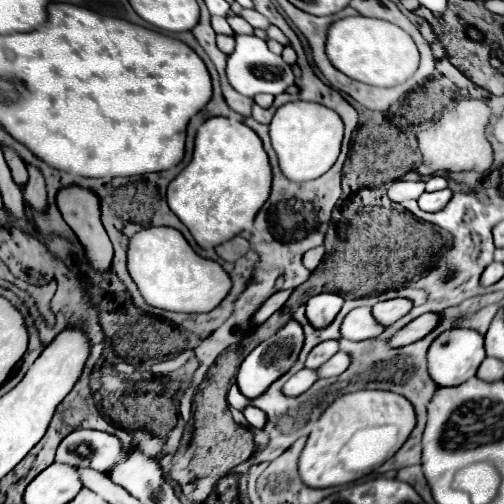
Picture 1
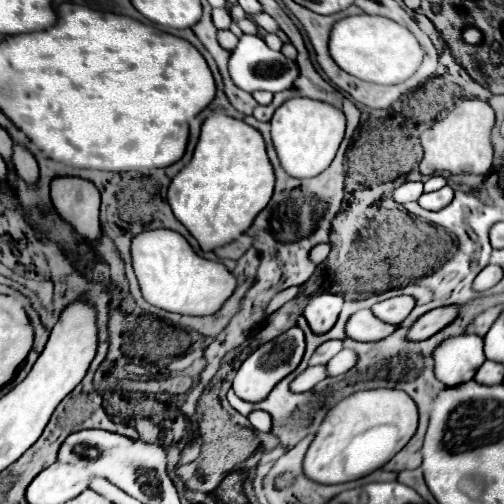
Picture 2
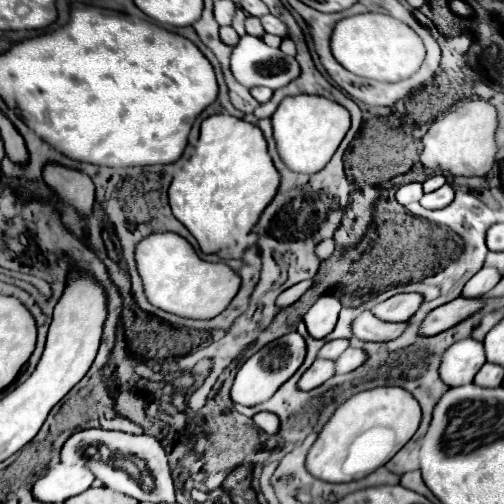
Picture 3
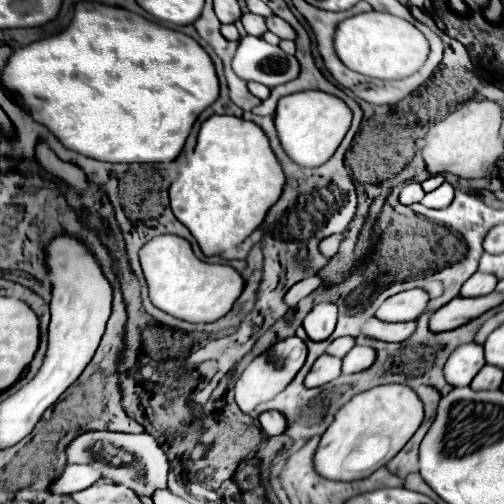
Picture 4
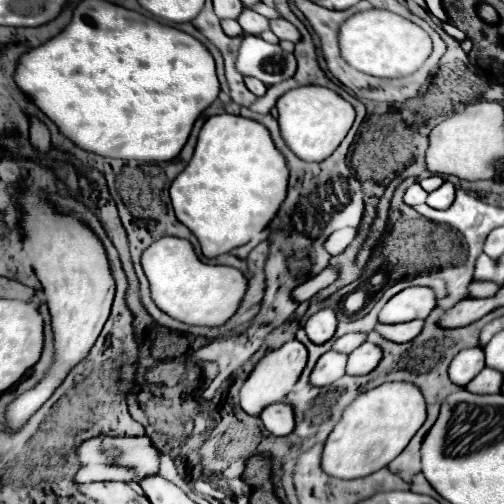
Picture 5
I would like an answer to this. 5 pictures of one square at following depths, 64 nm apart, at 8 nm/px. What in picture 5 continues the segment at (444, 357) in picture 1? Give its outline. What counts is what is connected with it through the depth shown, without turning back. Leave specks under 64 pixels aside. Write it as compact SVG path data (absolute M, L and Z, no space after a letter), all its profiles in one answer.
M480 346L464 348L452 358L448 376L456 386L466 386L484 366L484 352Z

